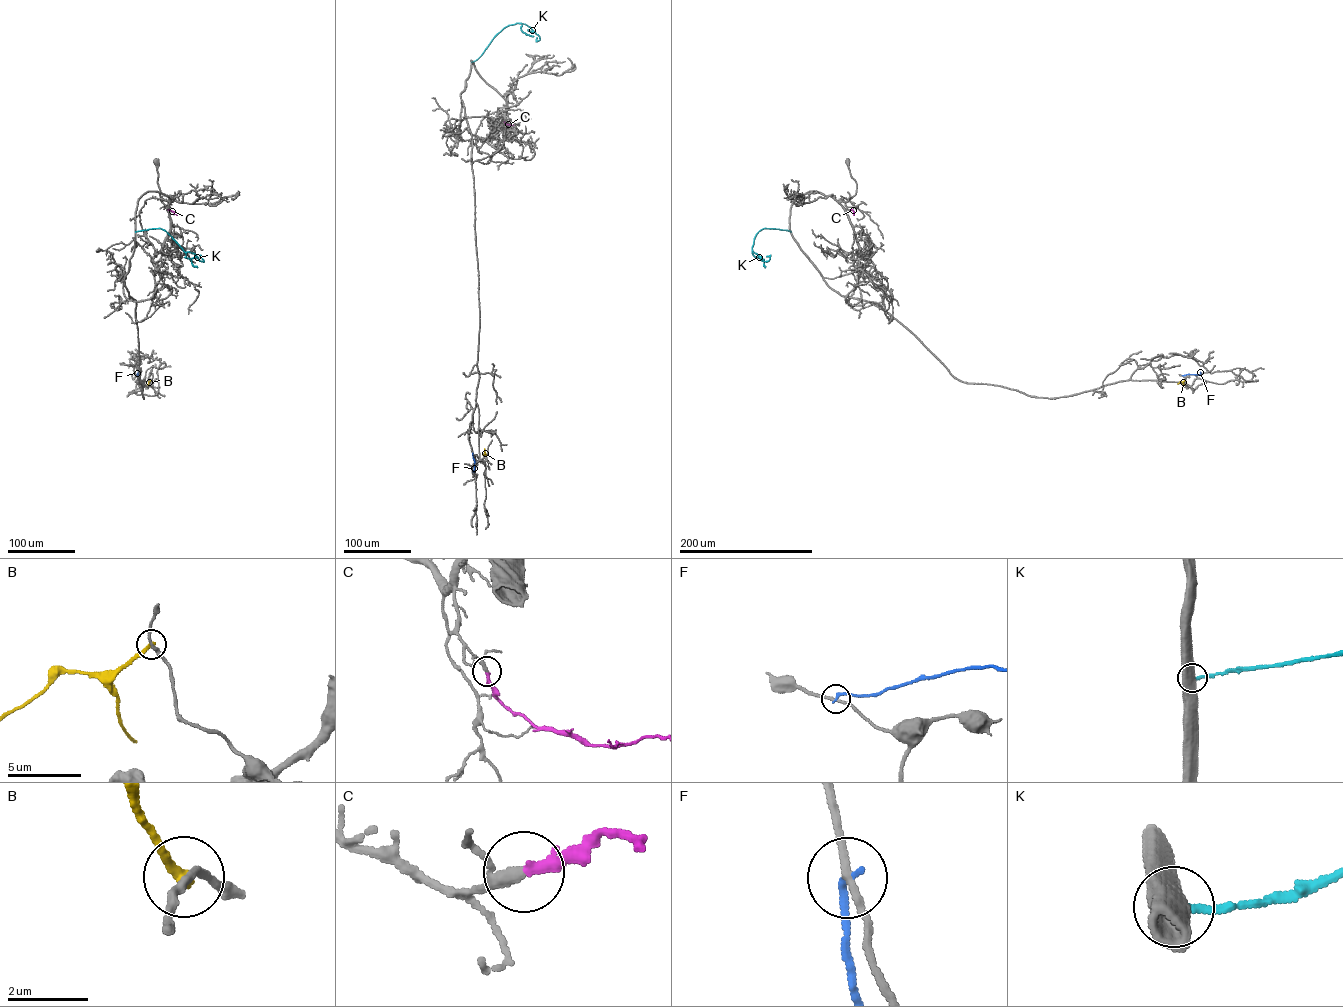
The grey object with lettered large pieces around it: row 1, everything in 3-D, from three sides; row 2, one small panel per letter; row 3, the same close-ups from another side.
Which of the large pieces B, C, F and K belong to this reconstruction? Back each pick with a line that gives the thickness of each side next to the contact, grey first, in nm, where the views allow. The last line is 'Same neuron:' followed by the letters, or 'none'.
C: 220 nm thick on the grey side, 260 nm on the other
Same neuron: C

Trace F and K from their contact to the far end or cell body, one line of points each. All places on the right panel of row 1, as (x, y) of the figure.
F: (1182, 375), (1198, 375), (1200, 372)
K: (791, 231), (760, 230), (752, 252), (762, 261), (769, 260), (770, 256), (766, 256)

